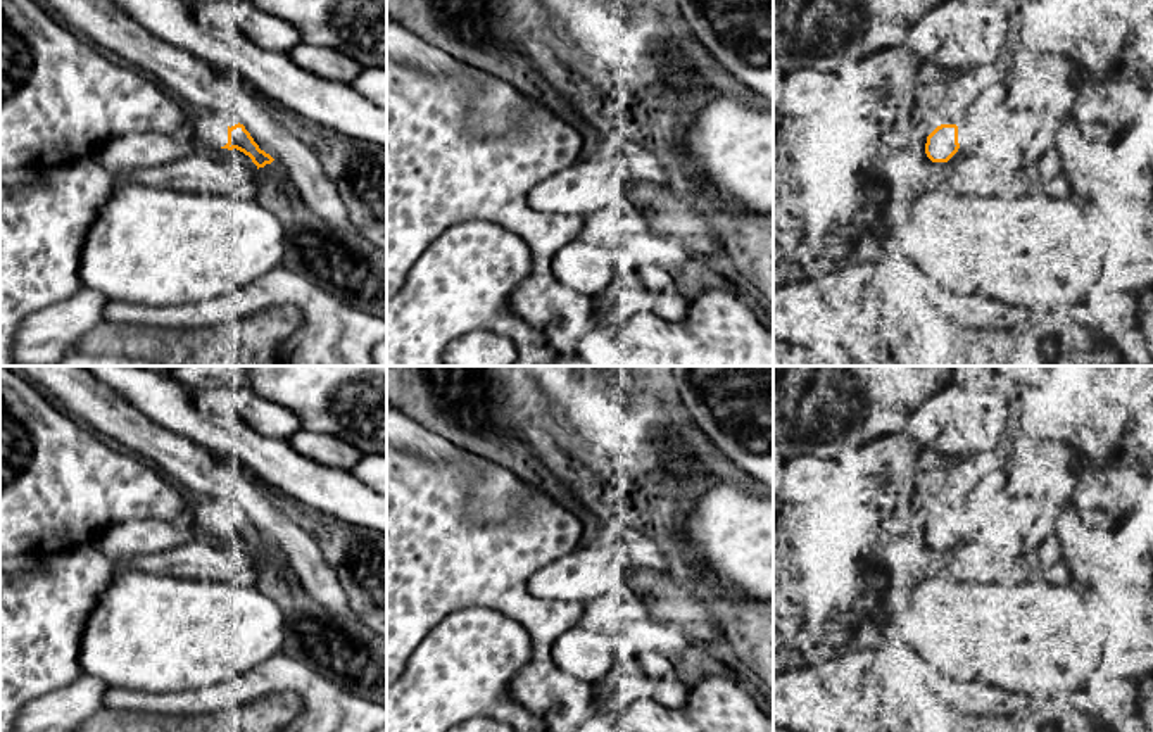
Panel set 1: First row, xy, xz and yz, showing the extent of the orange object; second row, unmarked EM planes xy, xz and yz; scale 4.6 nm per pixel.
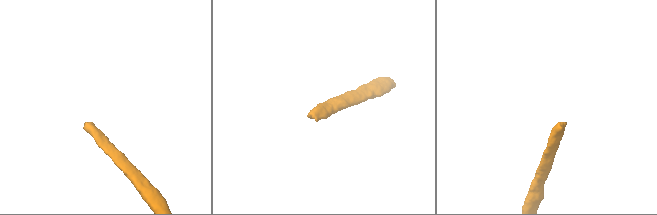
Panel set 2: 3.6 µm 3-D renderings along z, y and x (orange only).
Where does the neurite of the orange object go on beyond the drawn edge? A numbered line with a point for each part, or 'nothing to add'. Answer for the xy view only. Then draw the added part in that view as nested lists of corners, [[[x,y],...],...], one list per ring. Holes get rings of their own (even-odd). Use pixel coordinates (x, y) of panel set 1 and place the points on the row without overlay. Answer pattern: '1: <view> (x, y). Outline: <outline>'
1: xy (201, 513). Outline: [[[197,497],[186,502],[185,521],[195,528],[211,528],[214,533],[228,530],[228,511],[216,499]]]

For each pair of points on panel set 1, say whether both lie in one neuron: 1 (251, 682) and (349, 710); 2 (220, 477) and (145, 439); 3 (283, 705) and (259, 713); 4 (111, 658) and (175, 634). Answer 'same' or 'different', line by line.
1: same
2: same
3: same
4: same

